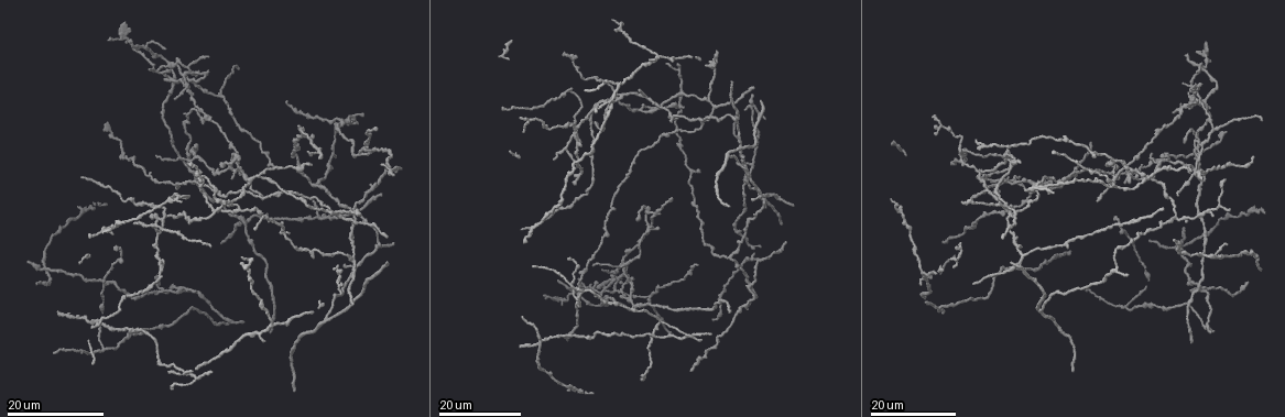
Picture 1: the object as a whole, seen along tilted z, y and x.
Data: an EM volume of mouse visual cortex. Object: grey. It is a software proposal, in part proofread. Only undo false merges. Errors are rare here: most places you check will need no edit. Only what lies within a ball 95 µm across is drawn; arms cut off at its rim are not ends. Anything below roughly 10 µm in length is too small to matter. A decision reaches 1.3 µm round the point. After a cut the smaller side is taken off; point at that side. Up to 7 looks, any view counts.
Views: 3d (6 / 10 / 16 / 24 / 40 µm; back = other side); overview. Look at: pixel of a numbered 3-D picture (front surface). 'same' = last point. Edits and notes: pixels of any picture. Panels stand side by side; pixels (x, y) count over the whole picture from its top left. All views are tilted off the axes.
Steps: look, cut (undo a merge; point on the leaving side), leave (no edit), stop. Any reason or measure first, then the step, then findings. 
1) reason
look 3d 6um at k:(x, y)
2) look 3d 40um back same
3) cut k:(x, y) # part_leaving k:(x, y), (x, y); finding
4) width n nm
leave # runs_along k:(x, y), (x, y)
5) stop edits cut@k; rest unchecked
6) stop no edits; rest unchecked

look 3d 16um at 1:(187, 152)

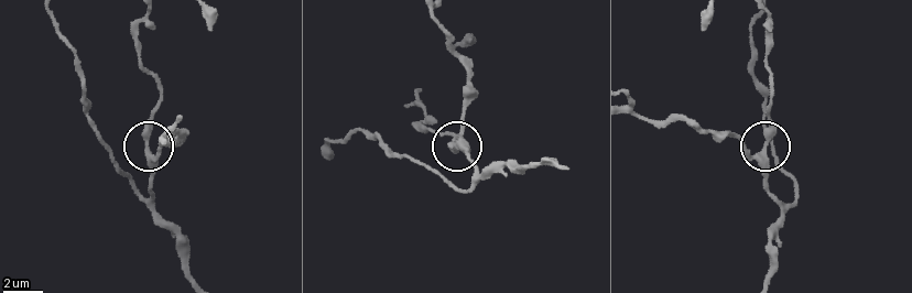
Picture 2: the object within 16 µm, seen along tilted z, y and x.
look 3d 10um at 2:(459, 146)

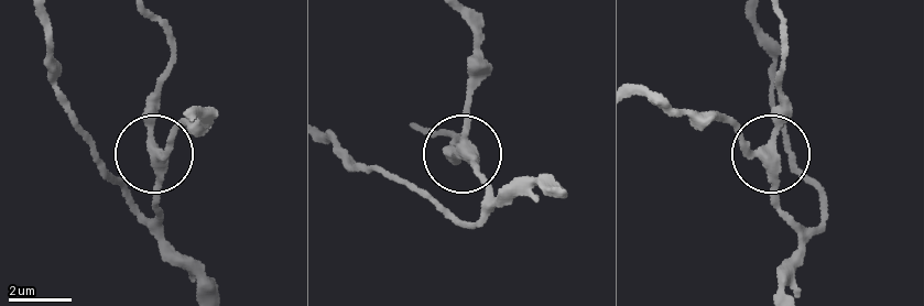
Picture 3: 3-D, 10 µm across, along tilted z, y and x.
width 300 nm
leave # continuous, no second neuron

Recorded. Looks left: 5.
looks like a crossing
look 3d 16um at 1:(182, 289)

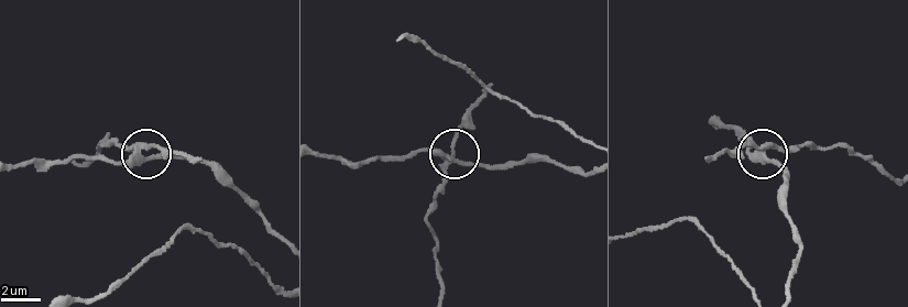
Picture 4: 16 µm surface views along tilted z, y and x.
look 3d 10um at 4:(134, 150)

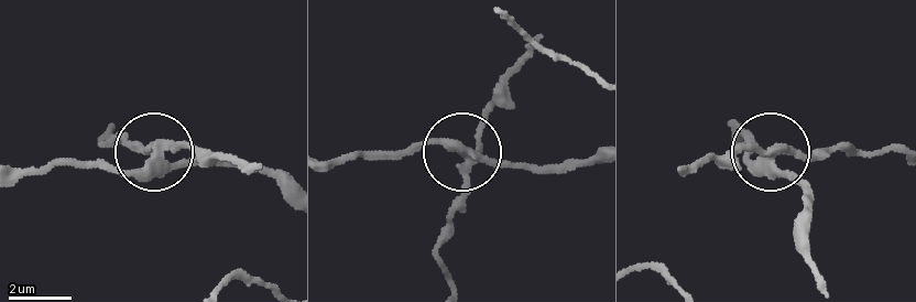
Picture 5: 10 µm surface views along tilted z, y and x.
arms 5
cut 5:(191, 147) # part_leaving 5:(160, 147), (101, 141), (102, 132); two neurons meet here

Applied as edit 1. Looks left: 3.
look overview

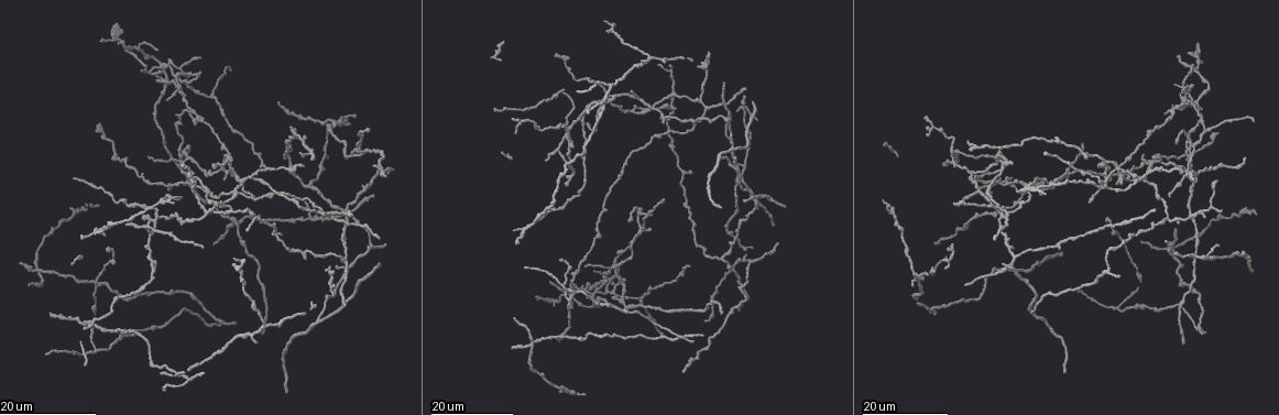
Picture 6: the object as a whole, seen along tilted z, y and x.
branch point
look 3d 16um at 6:(1106, 187)

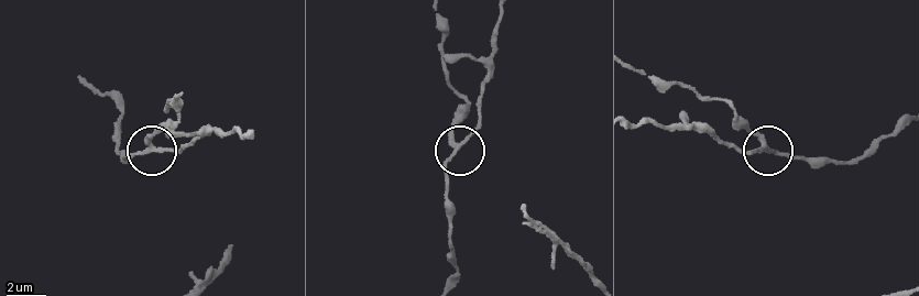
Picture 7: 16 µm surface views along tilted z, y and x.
look 3d 6um at 7:(151, 146)

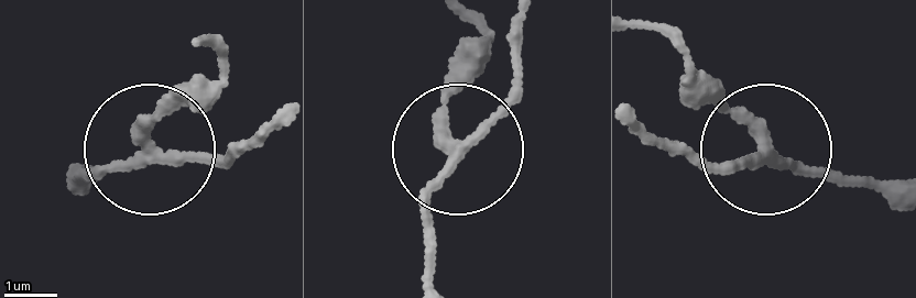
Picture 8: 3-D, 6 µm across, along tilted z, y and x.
width 220 nm
leave # runs_along 8:(82, 176), (139, 154), (162, 105), (216, 55); continuous, no second neuron

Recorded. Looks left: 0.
stop edits cut@5; rest unchecked

